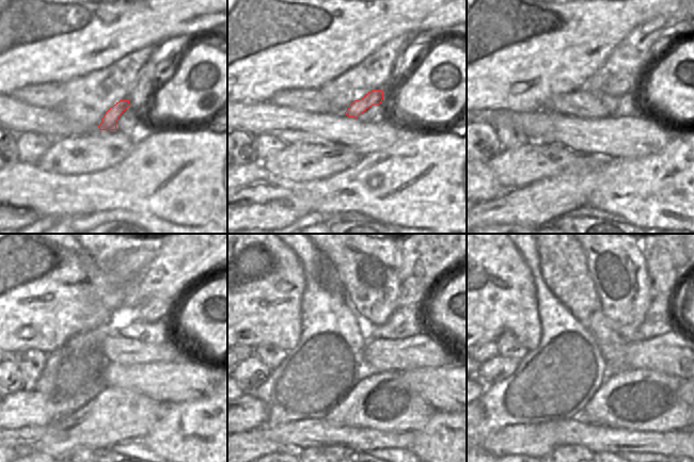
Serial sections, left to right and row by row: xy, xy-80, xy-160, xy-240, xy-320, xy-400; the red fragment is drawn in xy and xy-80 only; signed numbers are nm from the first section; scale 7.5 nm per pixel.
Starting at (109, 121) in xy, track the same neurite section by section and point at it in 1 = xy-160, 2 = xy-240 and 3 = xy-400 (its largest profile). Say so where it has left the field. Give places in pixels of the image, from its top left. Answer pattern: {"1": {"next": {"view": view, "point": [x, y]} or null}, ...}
{"1": {"next": {"view": "xy-160", "point": [620, 84]}}, "2": {"next": {"view": "xy-240", "point": [154, 309]}}, "3": {"next": {"view": "xy-400", "point": [664, 276]}}}

